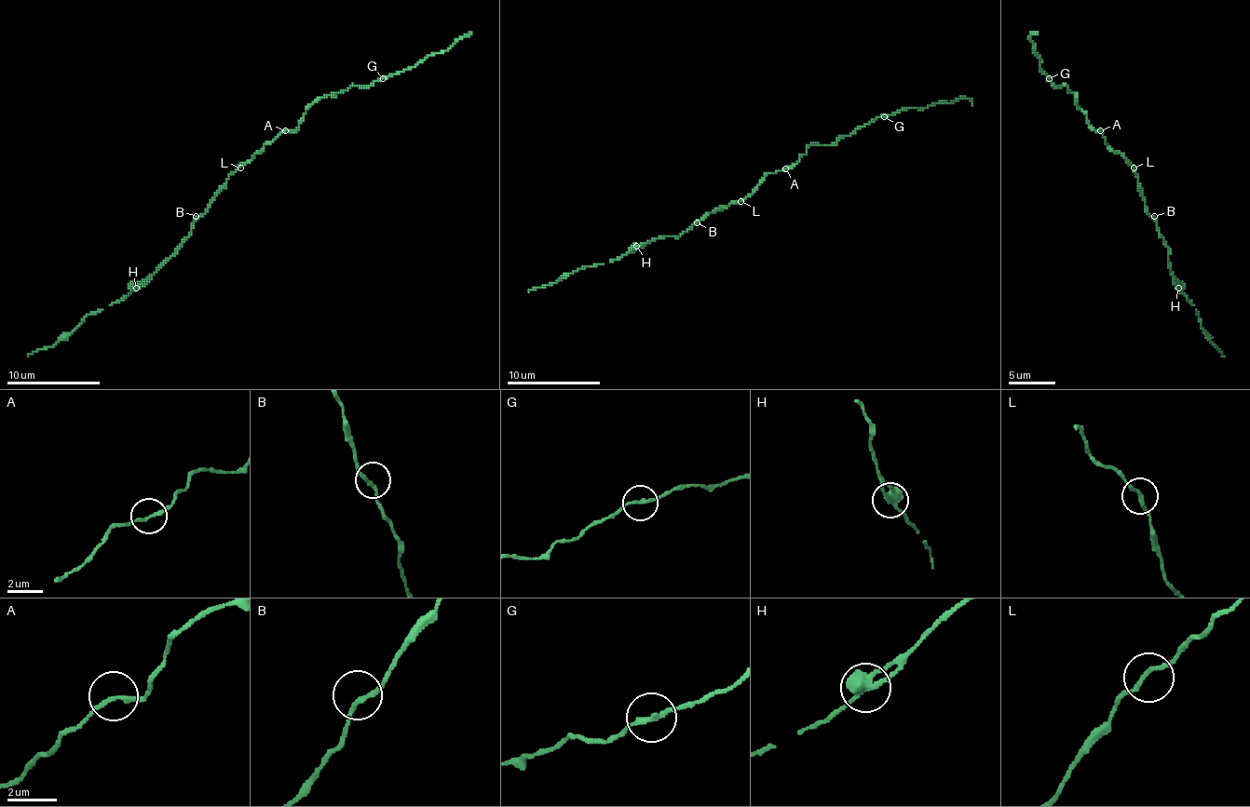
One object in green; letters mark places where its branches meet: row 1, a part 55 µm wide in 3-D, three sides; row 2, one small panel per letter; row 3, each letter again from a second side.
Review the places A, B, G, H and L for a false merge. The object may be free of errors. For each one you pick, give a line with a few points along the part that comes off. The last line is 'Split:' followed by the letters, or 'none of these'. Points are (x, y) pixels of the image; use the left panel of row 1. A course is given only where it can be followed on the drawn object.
Split: none of these

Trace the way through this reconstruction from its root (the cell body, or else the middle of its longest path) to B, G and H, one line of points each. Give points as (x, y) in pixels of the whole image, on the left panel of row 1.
B: (240, 165), (228, 177), (210, 207), (196, 216)
G: (240, 165), (282, 132), (294, 130), (310, 104), (352, 86), (369, 86), (383, 78)
H: (240, 165), (228, 177), (210, 207), (194, 223), (191, 235), (135, 289)

